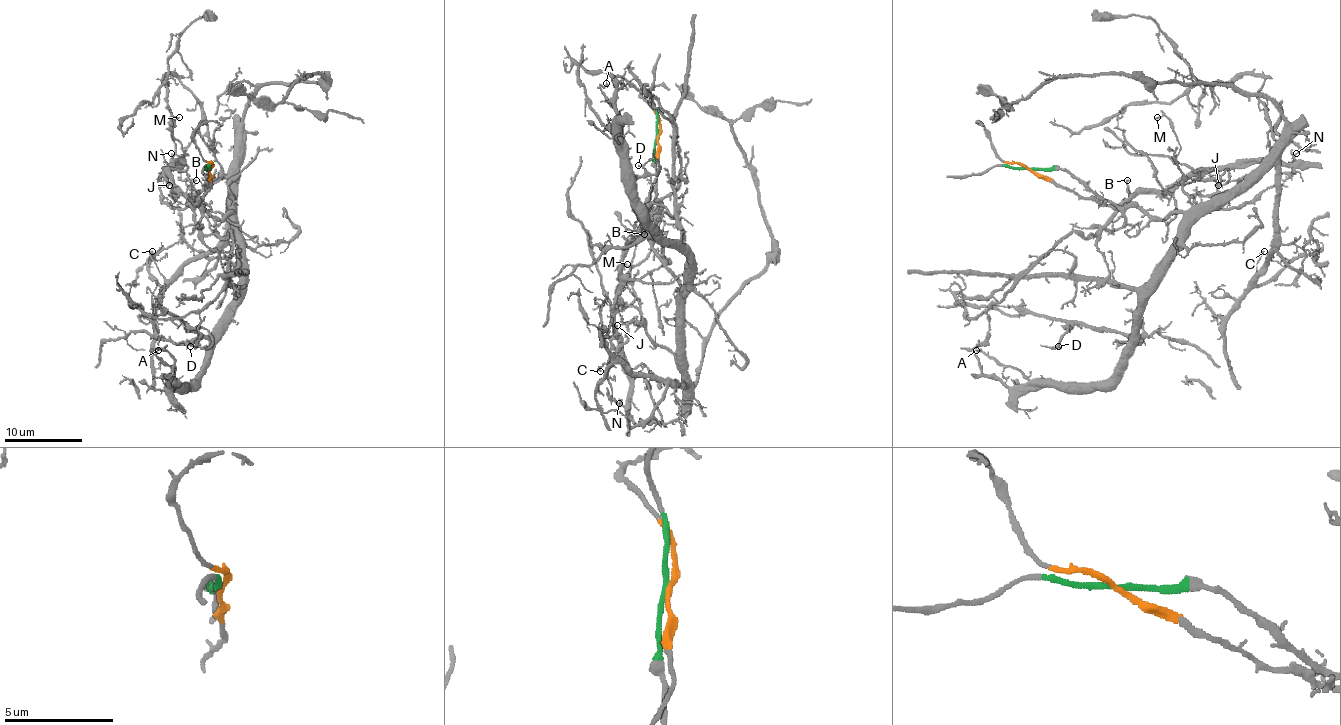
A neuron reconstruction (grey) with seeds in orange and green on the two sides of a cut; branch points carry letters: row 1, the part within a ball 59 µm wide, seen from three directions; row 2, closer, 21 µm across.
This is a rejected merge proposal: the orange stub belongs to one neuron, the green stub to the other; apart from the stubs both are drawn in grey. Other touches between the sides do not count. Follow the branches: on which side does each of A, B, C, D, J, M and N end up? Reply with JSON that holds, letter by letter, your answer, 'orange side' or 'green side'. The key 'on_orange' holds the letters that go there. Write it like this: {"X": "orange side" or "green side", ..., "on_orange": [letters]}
{"A": "green side", "B": "orange side", "C": "green side", "D": "green side", "J": "orange side", "M": "orange side", "N": "orange side", "on_orange": ["B", "J", "M", "N"]}

